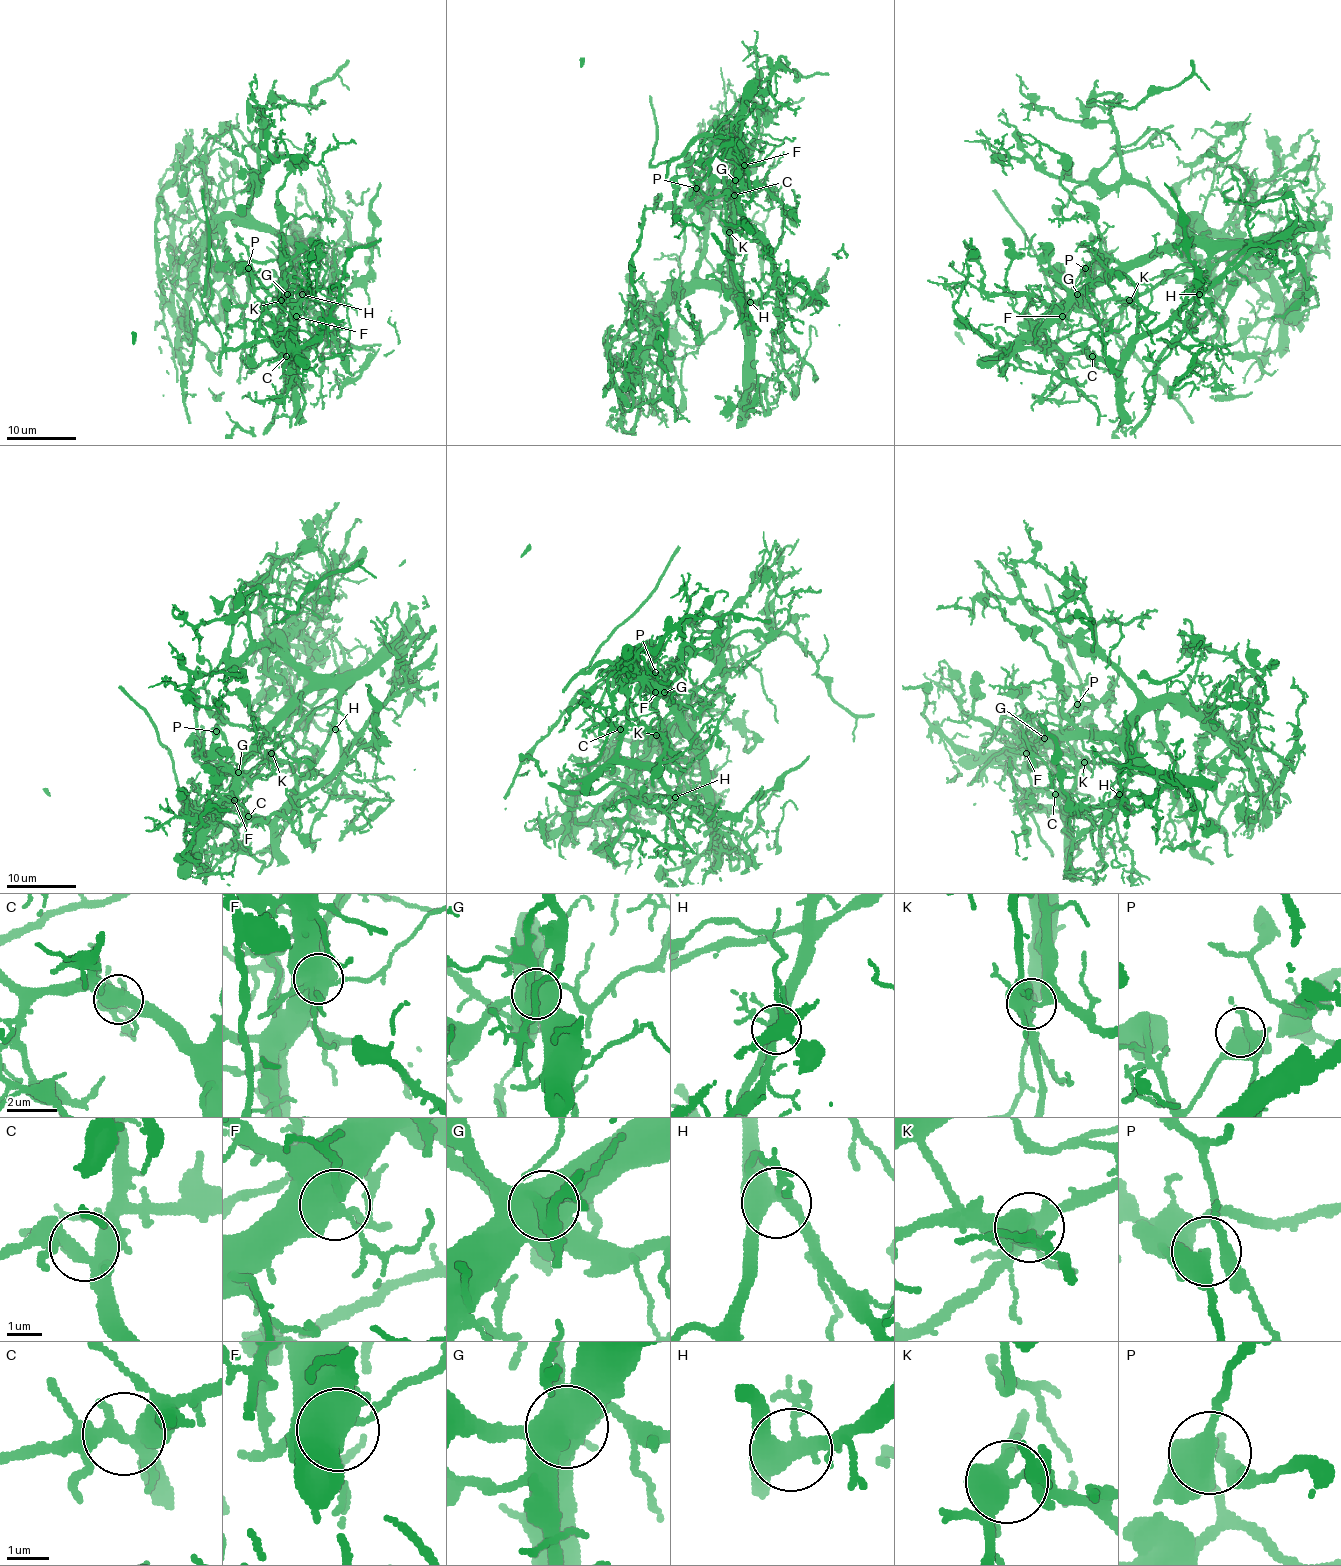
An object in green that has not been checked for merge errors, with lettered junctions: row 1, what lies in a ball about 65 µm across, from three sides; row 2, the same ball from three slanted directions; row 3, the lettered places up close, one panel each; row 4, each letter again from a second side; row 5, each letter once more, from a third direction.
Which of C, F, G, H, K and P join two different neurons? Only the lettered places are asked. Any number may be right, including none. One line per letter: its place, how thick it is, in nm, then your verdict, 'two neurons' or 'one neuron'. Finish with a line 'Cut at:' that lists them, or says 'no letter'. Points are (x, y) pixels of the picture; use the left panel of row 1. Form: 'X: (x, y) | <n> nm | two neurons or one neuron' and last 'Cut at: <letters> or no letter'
C: (286, 356) | 340 nm | one neuron
F: (296, 316) | 480 nm | two neurons
G: (287, 294) | 800 nm | two neurons
H: (302, 294) | 400 nm | one neuron
K: (281, 300) | 460 nm | two neurons
P: (248, 268) | 460 nm | one neuron
Cut at: F, G, K

